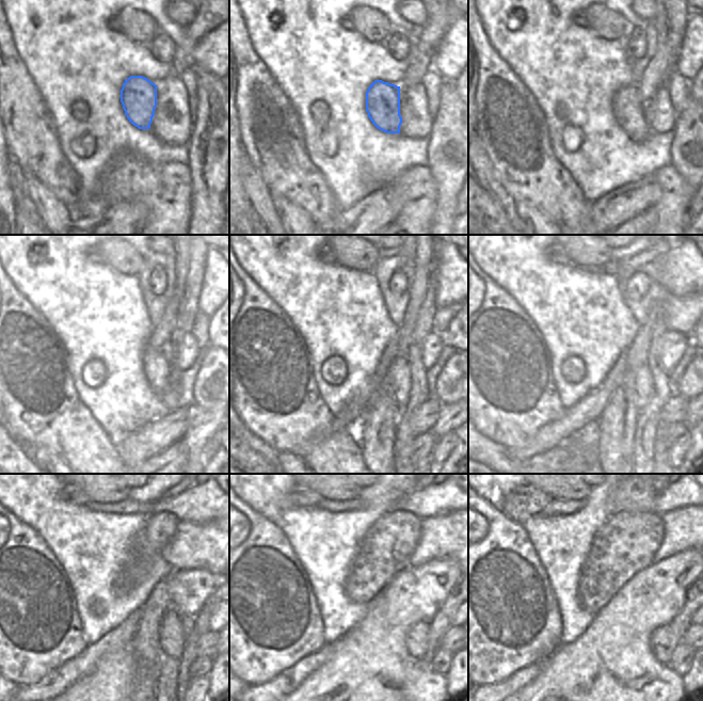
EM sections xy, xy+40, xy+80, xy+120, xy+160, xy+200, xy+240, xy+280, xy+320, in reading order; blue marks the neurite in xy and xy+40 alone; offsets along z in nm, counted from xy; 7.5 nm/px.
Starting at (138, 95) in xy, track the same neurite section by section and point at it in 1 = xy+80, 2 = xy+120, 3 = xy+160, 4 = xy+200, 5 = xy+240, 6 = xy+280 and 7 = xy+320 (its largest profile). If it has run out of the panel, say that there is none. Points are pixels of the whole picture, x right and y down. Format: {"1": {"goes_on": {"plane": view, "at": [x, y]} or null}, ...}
{"1": {"goes_on": {"plane": "xy+80", "at": [627, 109]}}, "2": {"goes_on": {"plane": "xy+120", "at": [156, 365]}}, "3": {"goes_on": {"plane": "xy+160", "at": [398, 378]}}, "4": {"goes_on": {"plane": "xy+200", "at": [643, 387]}}, "5": {"goes_on": {"plane": "xy+240", "at": [172, 638]}}, "6": {"goes_on": {"plane": "xy+280", "at": [417, 636]}}, "7": {"goes_on": {"plane": "xy+320", "at": [662, 641]}}}

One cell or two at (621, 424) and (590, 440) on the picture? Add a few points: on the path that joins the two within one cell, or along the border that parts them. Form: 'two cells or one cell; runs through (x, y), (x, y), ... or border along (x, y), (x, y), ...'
two cells; border along (597, 419), (600, 428), (598, 459)

